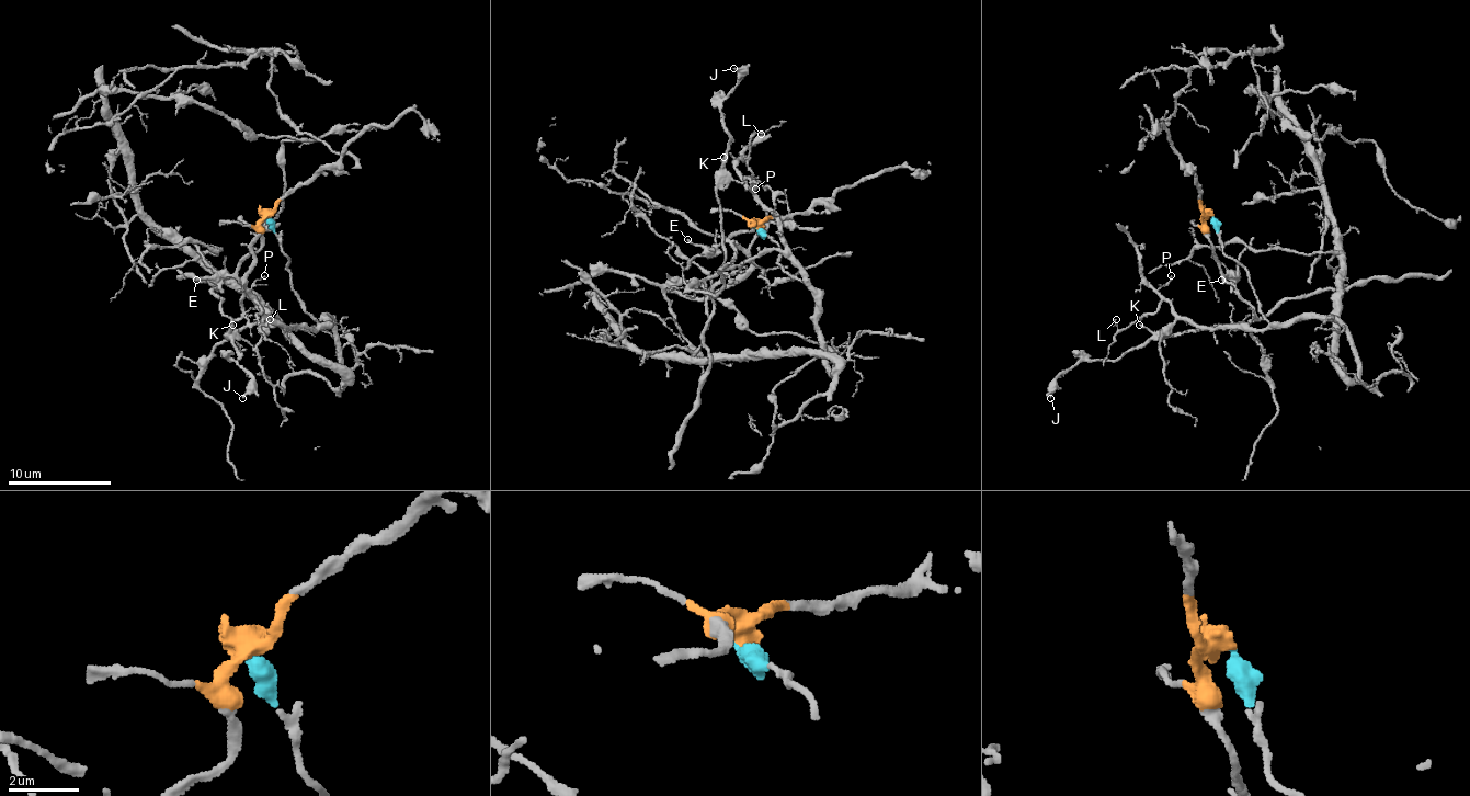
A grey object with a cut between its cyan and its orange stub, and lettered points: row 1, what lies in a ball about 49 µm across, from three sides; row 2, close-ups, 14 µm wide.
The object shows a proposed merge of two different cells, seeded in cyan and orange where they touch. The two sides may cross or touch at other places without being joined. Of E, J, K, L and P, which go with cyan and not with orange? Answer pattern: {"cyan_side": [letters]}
{"cyan_side": ["L", "P"]}

